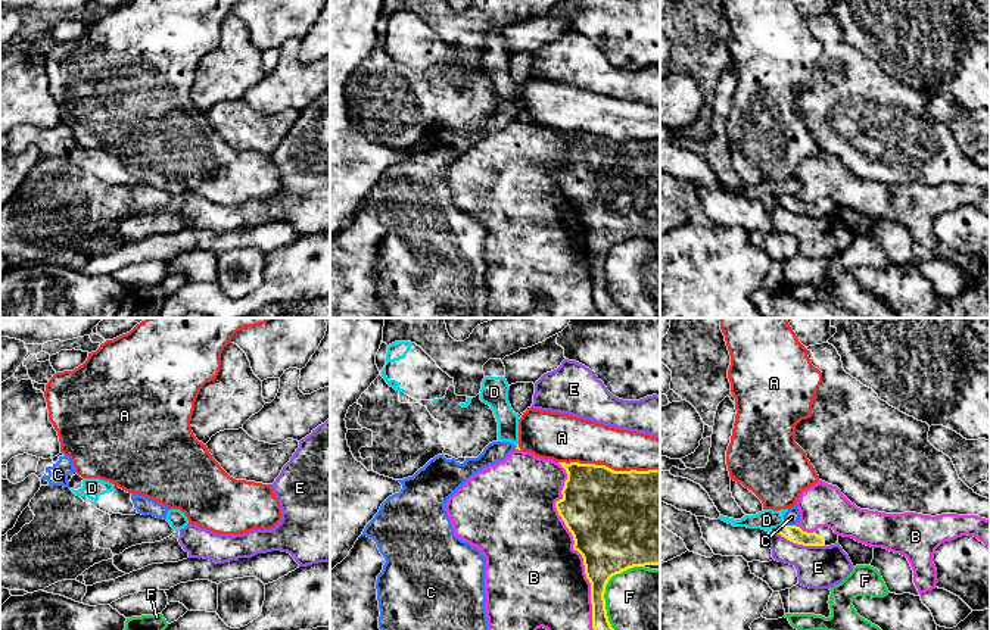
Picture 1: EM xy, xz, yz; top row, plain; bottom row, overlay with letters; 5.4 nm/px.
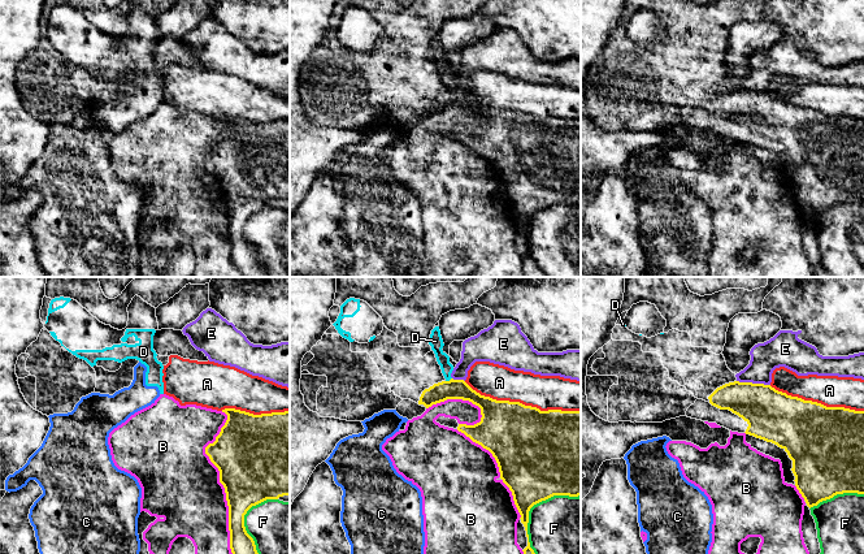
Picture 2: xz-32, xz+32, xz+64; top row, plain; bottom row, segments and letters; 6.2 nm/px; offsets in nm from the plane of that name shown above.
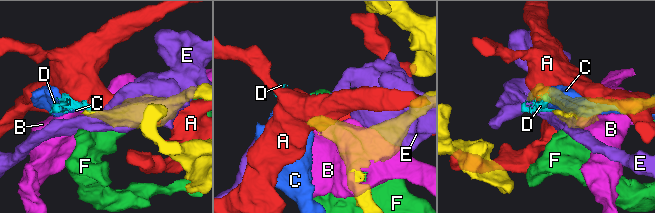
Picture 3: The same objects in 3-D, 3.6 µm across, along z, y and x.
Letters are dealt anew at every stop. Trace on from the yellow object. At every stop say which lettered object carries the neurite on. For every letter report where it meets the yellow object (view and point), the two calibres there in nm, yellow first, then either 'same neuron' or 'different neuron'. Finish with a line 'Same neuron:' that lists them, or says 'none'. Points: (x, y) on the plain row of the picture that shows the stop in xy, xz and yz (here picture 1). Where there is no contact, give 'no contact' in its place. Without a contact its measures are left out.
A: xz (607, 137) | 460/240 nm | different neuron
B: xz (581, 224) | 500/460 nm | different neuron
C: yz (790, 196) | 90/90 nm | different neuron
D: yz (781, 196) | 90/110 nm | different neuron
E: yz (800, 214) | 90/240 nm | different neuron
F: xz (603, 267) | 280/440 nm | different neuron
Same neuron: none

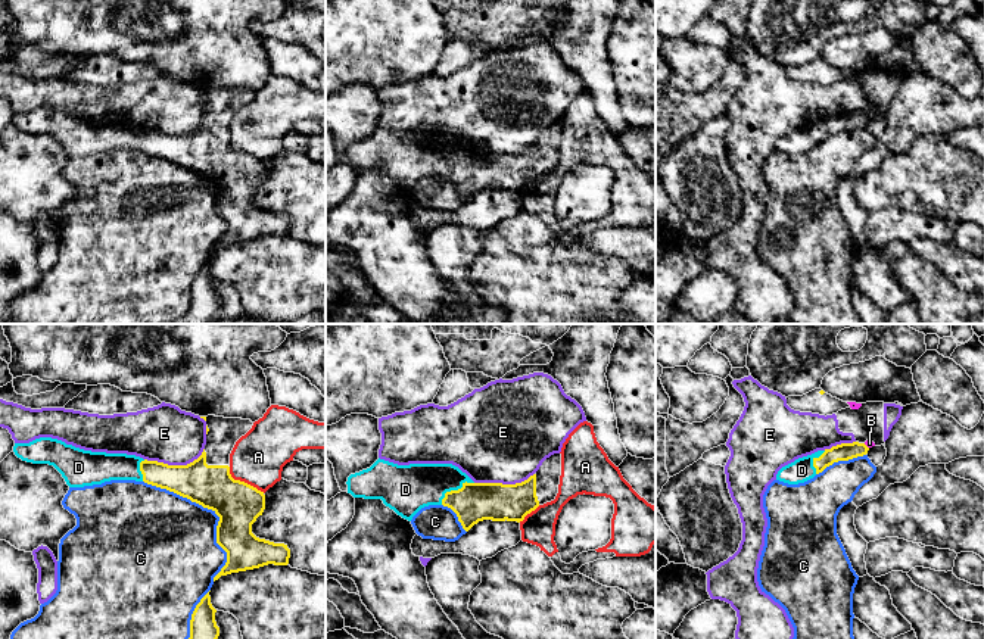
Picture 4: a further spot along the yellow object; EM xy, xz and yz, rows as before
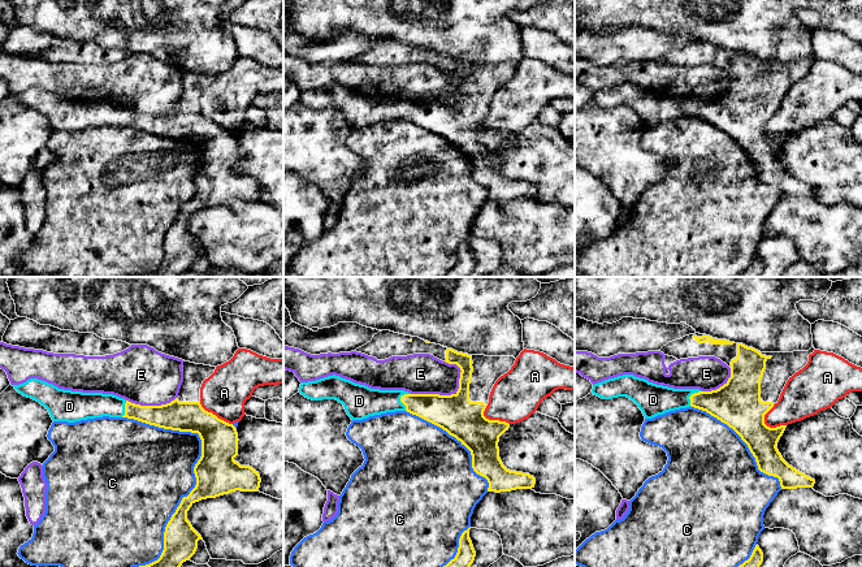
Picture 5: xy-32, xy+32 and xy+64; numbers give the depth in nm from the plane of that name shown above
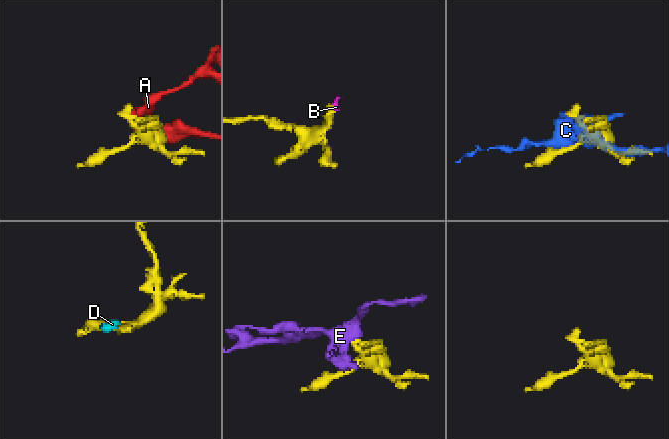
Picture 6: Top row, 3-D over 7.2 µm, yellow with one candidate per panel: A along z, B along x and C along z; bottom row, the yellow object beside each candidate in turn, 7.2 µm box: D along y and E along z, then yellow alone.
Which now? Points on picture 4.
A: xy (243, 152) | 260/280 nm | different neuron
B: yz (866, 117) | 100/50 nm | same neuron
C: xy (212, 180) | 260/440 nm | different neuron
D: xz (454, 161) | 220/260 nm | same neuron
E: xy (176, 136) | 240/320 nm | different neuron
Same neuron: B, D

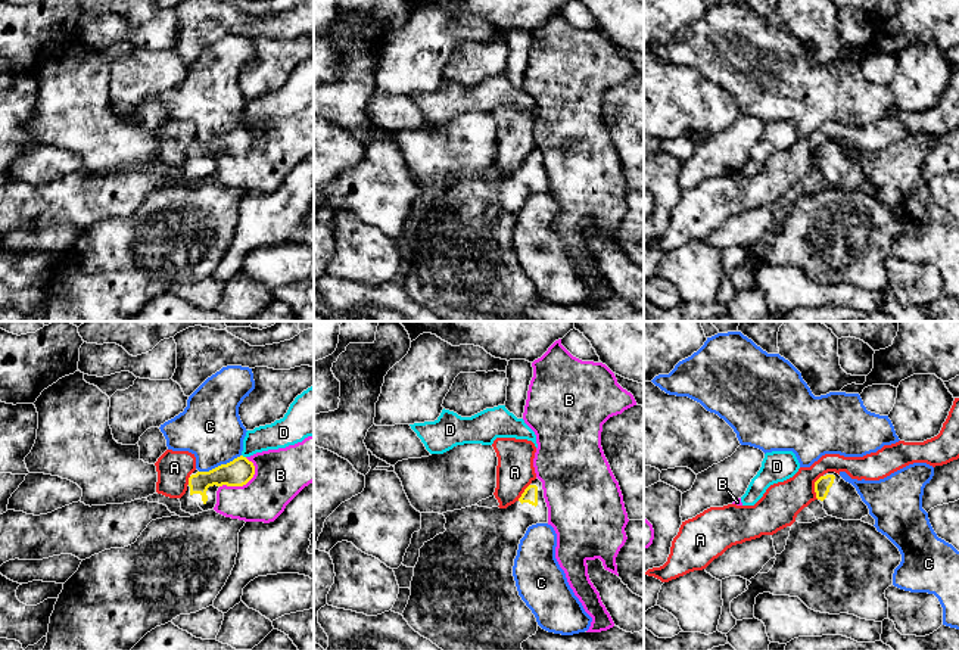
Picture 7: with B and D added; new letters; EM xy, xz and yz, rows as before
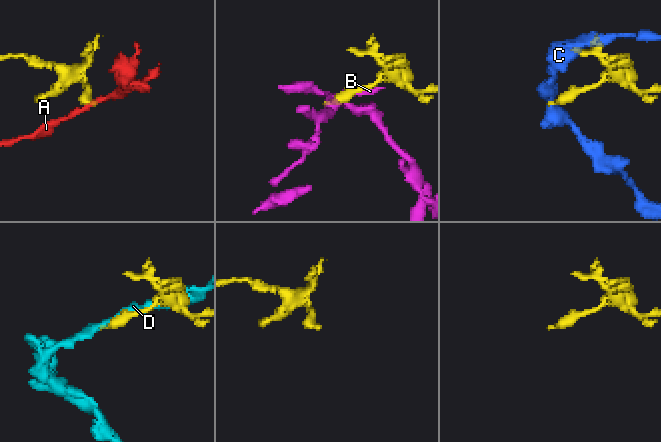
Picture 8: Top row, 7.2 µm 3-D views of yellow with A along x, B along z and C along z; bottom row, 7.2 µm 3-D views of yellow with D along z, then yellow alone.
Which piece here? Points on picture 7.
A: yz (815, 156) | 90/220 nm | different neuron
B: xy (242, 155) | 150/280 nm | different neuron
C: xy (221, 134) | 150/340 nm | different neuron
D: xy (242, 126) | 150/150 nm | different neuron
Same neuron: none

